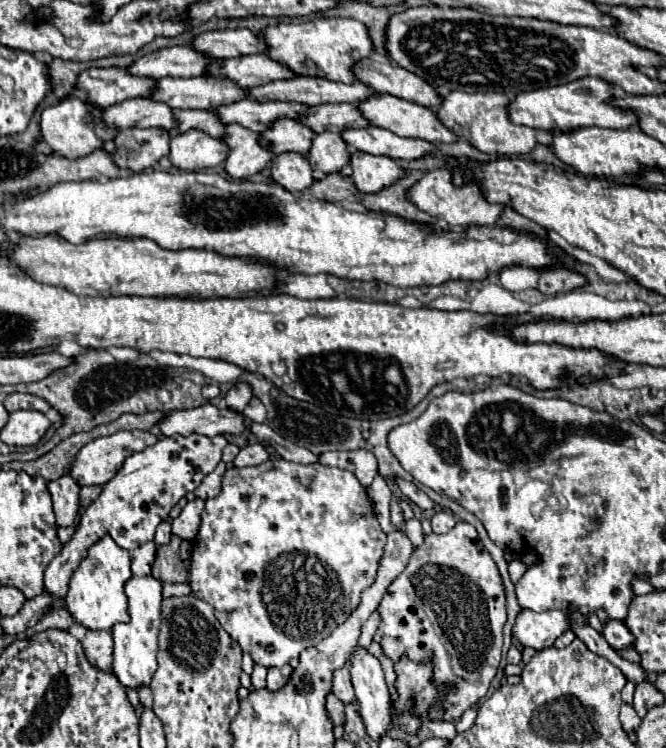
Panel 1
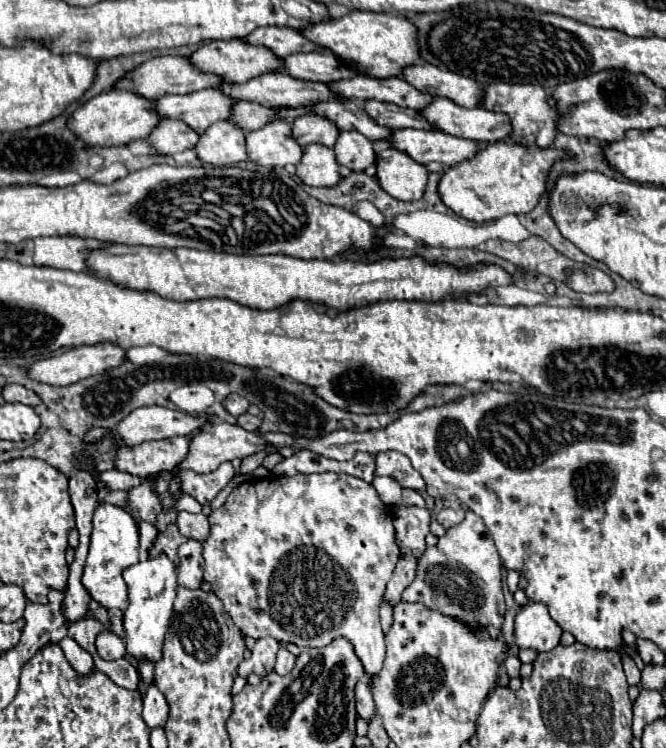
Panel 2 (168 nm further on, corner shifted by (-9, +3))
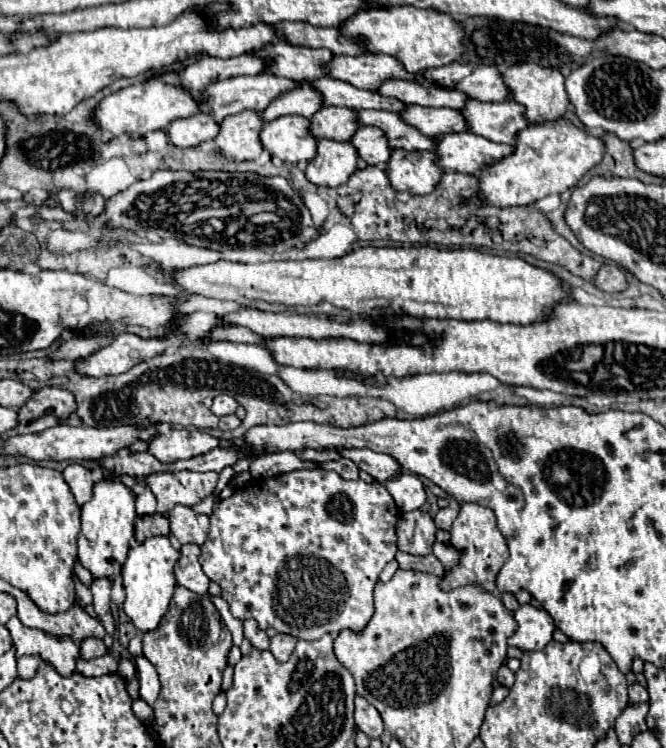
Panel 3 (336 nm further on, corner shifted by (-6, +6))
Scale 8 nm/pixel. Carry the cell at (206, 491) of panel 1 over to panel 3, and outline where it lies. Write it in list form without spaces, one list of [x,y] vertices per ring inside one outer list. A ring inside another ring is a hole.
[[[160,472],[158,476],[148,476],[146,484],[158,500],[158,514],[184,504],[194,506],[214,494],[218,482],[216,472]]]

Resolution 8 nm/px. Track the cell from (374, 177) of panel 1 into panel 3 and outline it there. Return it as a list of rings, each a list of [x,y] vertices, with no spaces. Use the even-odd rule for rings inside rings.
[[[392,150],[388,162],[388,176],[396,190],[412,194],[430,194],[442,178],[444,170],[436,164],[434,152],[406,152]]]

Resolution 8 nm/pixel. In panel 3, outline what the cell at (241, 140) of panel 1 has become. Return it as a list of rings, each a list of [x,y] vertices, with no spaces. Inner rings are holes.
[[[280,116],[264,124],[260,136],[264,148],[284,162],[310,162],[316,156],[318,138],[310,132],[310,120],[304,116]]]

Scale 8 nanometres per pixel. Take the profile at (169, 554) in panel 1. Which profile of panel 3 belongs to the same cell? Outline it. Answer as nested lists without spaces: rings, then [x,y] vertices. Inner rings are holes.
[[[148,514],[148,516],[136,516],[136,540],[142,542],[150,536],[168,536],[170,526],[168,518],[162,514]]]

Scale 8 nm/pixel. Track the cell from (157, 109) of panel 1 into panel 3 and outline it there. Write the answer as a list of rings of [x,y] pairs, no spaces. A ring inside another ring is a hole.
[[[254,74],[238,76],[234,80],[220,80],[204,90],[210,102],[210,114],[214,120],[222,122],[226,116],[238,114],[246,108],[264,110],[282,92],[294,90],[298,84],[294,80],[276,74]]]

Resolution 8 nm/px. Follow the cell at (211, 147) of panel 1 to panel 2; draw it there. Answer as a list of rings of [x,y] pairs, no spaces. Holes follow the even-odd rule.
[[[217,121],[199,135],[193,147],[203,163],[215,167],[229,167],[247,159],[245,133],[229,121]]]

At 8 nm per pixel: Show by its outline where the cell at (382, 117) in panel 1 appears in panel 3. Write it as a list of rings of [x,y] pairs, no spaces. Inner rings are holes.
[[[470,100],[462,110],[468,130],[480,134],[492,142],[514,144],[516,134],[528,128],[532,122],[524,118],[524,106],[518,102],[480,102]]]

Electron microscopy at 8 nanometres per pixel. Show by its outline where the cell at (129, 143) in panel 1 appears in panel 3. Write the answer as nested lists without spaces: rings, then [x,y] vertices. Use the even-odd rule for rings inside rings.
[[[198,112],[190,118],[182,118],[182,120],[174,120],[168,128],[168,136],[170,142],[174,146],[180,148],[190,148],[190,146],[198,146],[204,140],[212,140],[216,138],[216,134],[220,132],[218,122],[206,114],[206,112]]]

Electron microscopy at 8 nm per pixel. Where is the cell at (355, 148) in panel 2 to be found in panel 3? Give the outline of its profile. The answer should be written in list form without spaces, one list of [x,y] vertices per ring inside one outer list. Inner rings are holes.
[[[362,126],[350,140],[358,148],[358,156],[370,166],[380,166],[390,160],[390,146],[386,134],[376,126]]]

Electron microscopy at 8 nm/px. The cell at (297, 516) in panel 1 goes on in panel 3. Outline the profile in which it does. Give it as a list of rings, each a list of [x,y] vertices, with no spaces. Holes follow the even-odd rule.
[[[318,468],[314,472],[286,472],[286,474],[270,478],[270,480],[250,480],[242,488],[236,488],[228,500],[222,500],[214,508],[214,512],[210,516],[208,540],[200,546],[202,548],[200,564],[206,572],[206,576],[212,582],[220,584],[222,598],[230,604],[230,612],[234,612],[234,616],[240,620],[254,618],[262,630],[272,626],[278,632],[292,634],[300,640],[318,640],[324,634],[338,634],[342,628],[350,628],[354,632],[360,632],[368,624],[370,616],[374,614],[374,598],[372,598],[374,584],[376,584],[380,572],[384,570],[384,566],[398,552],[396,530],[394,530],[398,514],[400,512],[398,512],[398,506],[394,504],[394,498],[380,482],[372,482],[372,484],[366,484],[362,480],[348,482],[348,480],[342,480],[336,472],[322,470],[322,468]]]

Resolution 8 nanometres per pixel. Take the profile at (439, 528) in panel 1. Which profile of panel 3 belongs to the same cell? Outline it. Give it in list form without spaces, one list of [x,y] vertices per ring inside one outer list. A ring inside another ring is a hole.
[[[440,508],[438,510],[438,514],[434,516],[434,522],[436,522],[436,526],[440,528],[440,530],[450,530],[450,526],[452,526],[452,522],[456,520],[456,516],[458,516],[458,510],[454,510],[454,508]]]

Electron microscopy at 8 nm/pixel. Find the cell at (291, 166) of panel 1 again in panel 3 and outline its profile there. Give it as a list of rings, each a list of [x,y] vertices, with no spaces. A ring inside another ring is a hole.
[[[324,138],[318,142],[318,154],[306,168],[306,178],[316,186],[342,186],[358,170],[358,152],[350,142]]]

